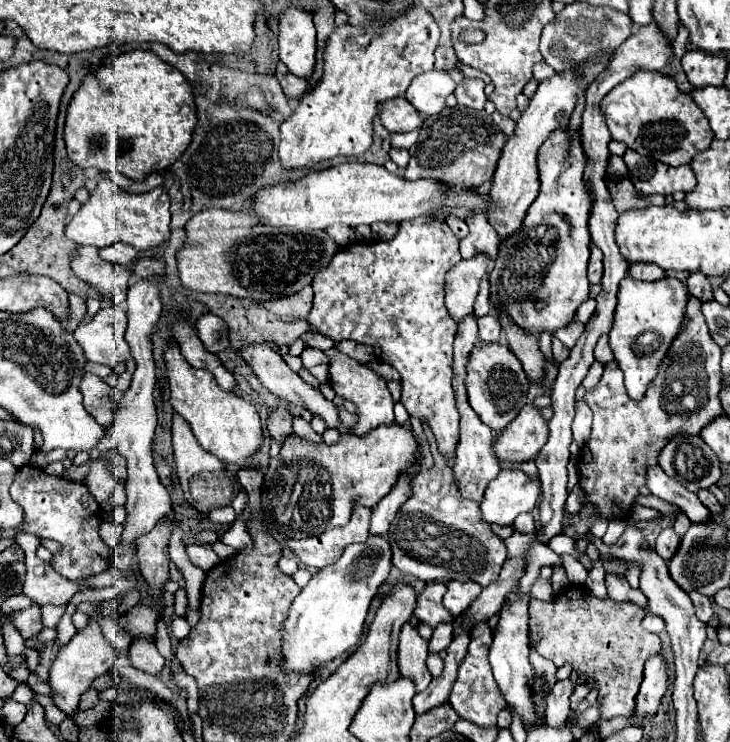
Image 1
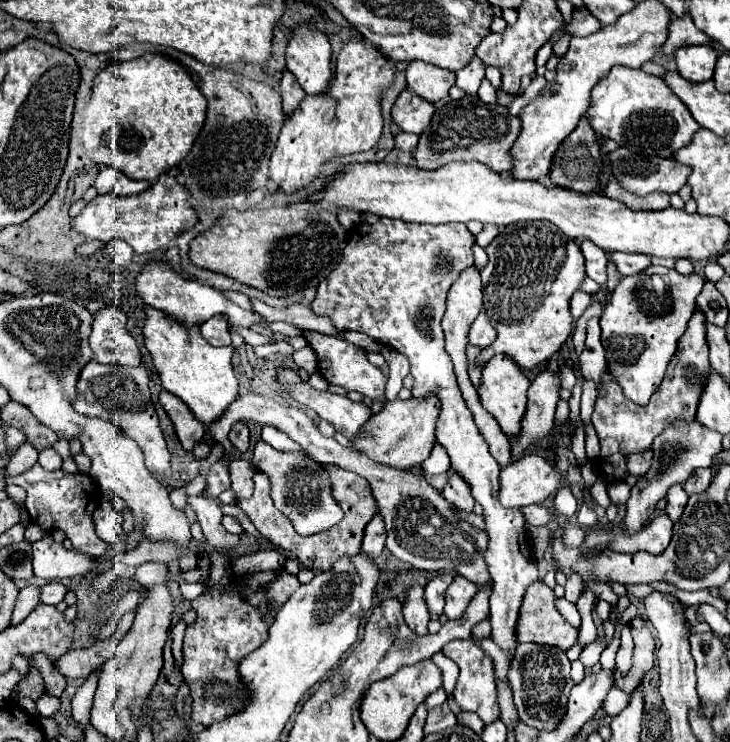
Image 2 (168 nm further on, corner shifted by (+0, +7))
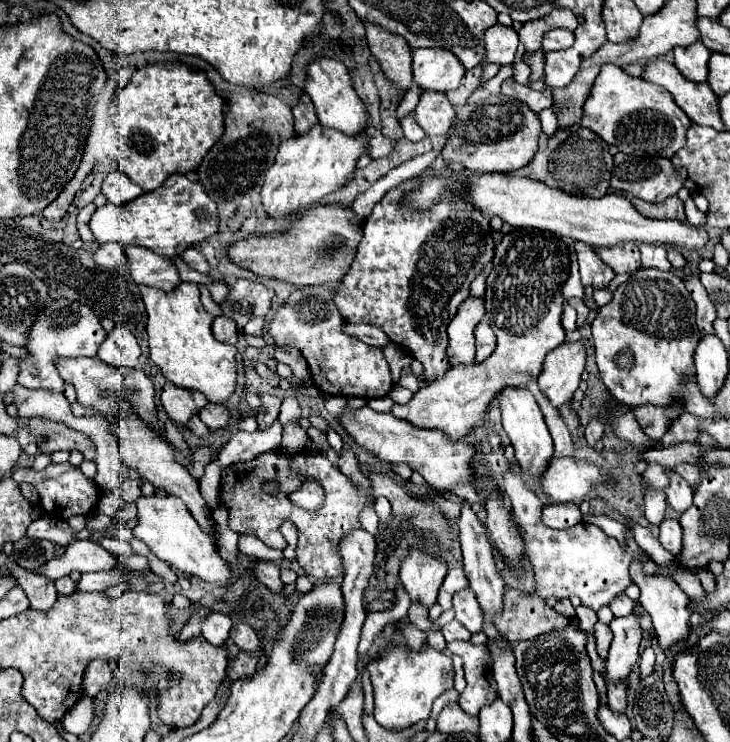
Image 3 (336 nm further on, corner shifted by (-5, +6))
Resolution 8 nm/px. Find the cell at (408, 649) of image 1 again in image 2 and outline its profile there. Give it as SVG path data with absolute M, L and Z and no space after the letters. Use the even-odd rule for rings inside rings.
M414 586L408 590L408 598L404 602L404 620L408 624L408 628L420 636L428 634L428 610L426 604L422 600L422 586Z

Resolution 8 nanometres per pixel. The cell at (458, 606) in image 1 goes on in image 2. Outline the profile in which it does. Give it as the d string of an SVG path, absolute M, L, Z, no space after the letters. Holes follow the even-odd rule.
M454 576L454 582L448 586L446 592L446 606L444 606L444 614L448 616L448 620L456 620L458 616L462 616L462 612L466 610L468 602L474 598L474 594L478 592L478 586L462 576Z

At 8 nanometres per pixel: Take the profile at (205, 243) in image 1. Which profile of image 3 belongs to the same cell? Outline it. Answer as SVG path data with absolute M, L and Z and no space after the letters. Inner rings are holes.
M319 205L303 213L289 231L247 237L229 249L229 257L243 269L259 275L287 281L291 285L323 285L337 283L345 277L355 257L363 233L363 219L353 209Z

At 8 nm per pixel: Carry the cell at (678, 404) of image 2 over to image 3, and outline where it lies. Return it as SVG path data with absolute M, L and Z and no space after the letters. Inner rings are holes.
M643 405L639 409L633 411L637 417L637 423L641 425L643 433L651 439L661 439L665 435L665 431L669 429L667 417L679 417L683 413L683 409L671 409L671 413L667 413L667 409L659 409L653 405Z

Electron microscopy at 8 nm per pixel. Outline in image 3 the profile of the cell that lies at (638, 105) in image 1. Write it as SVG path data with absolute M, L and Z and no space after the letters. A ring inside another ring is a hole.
M613 63L601 67L601 73L583 103L581 115L581 127L591 129L621 153L635 157L673 157L685 145L689 125L689 117L675 105L665 89L659 89L641 77L631 77Z

